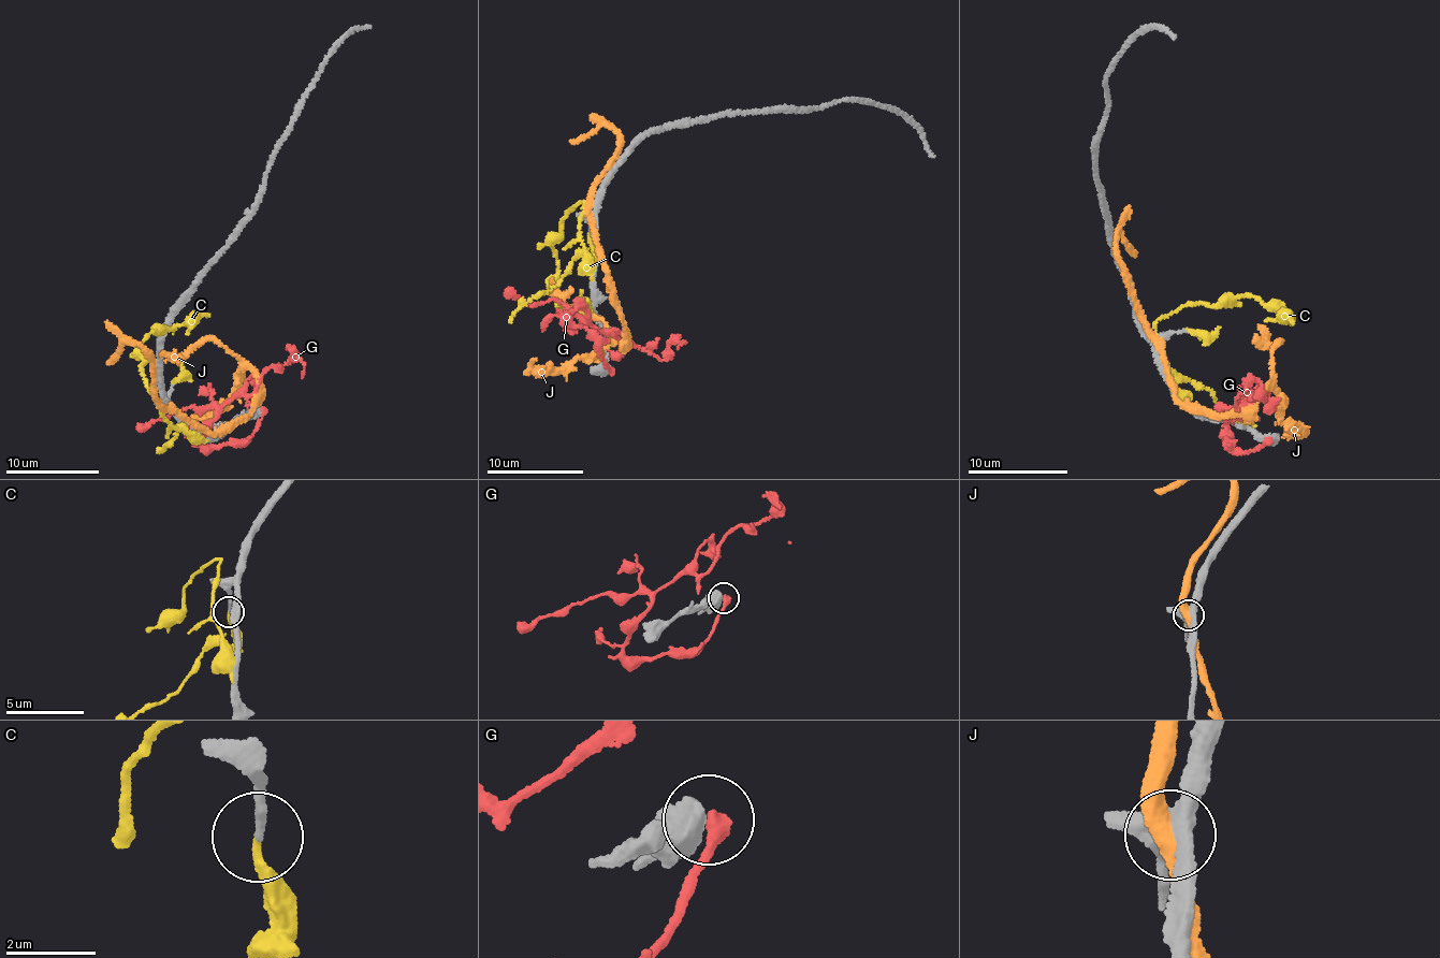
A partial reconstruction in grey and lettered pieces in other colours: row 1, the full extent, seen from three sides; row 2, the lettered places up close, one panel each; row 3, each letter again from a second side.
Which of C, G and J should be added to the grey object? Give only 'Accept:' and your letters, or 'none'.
Accept: none

